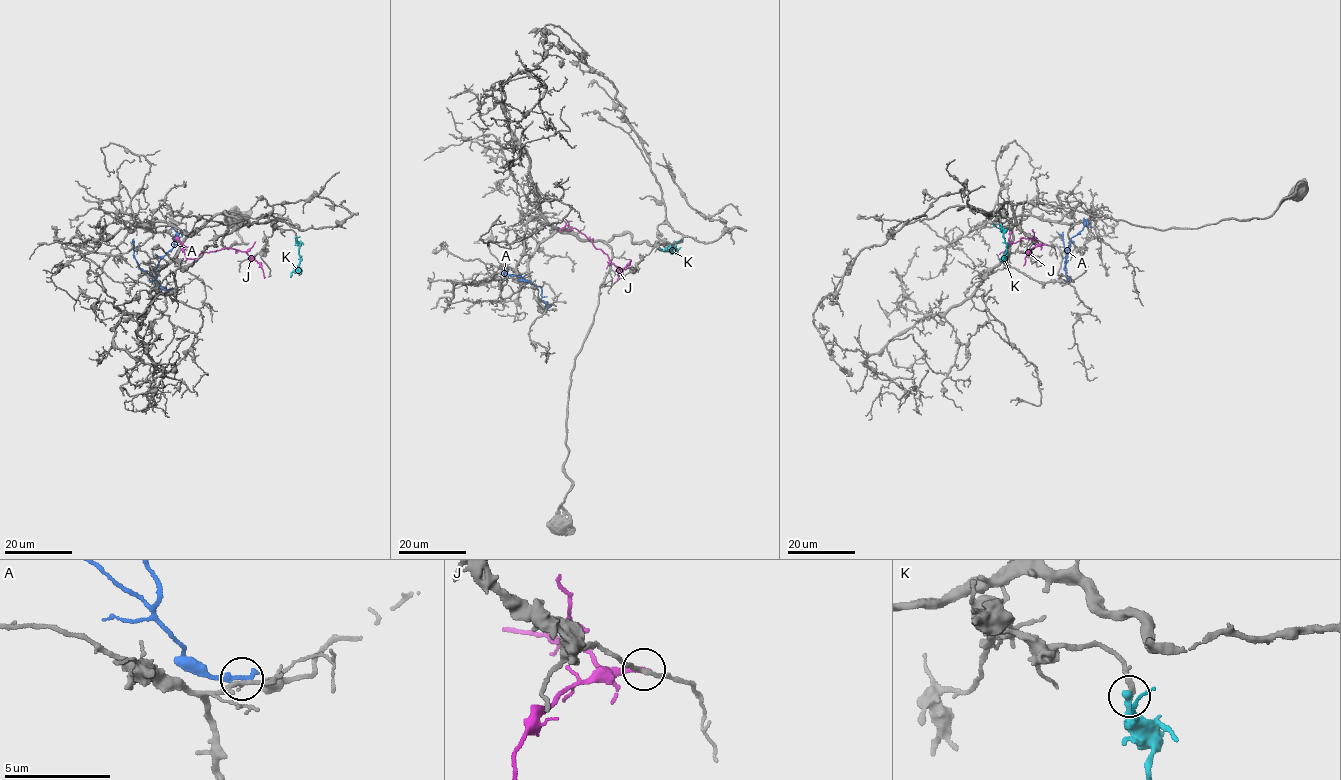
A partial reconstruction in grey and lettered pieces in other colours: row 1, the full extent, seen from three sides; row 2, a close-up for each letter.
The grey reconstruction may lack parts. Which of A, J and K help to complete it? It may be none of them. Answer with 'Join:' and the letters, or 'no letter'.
Join: K

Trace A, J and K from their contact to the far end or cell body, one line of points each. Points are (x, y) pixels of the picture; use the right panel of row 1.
A: (1068, 281), (1064, 261), (1071, 238), (1086, 221), (1091, 226)
J: (1046, 244), (1024, 237), (1009, 244), (1005, 252), (1009, 234)
K: (1001, 224), (1007, 245), (1006, 264)

